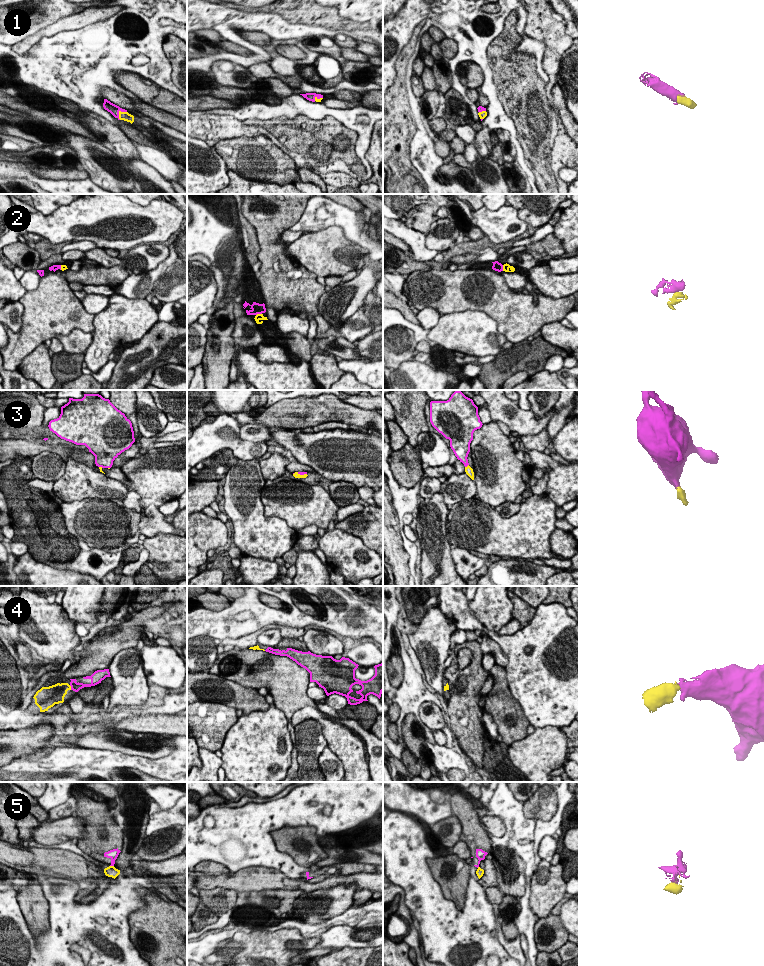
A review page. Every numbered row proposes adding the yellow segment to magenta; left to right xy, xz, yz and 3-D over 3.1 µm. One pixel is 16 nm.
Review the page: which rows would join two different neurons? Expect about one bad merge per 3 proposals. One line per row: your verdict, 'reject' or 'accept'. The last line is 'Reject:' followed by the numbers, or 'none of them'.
1: accept
2: accept
3: accept
4: accept
5: reject
Reject: 5

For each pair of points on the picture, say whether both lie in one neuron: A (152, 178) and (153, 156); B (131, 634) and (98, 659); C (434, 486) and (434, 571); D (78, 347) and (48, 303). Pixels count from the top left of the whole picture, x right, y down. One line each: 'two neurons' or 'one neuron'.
A: two neurons
B: one neuron
C: two neurons
D: two neurons

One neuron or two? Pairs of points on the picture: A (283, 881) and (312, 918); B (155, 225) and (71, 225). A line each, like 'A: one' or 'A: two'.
A: two
B: one

